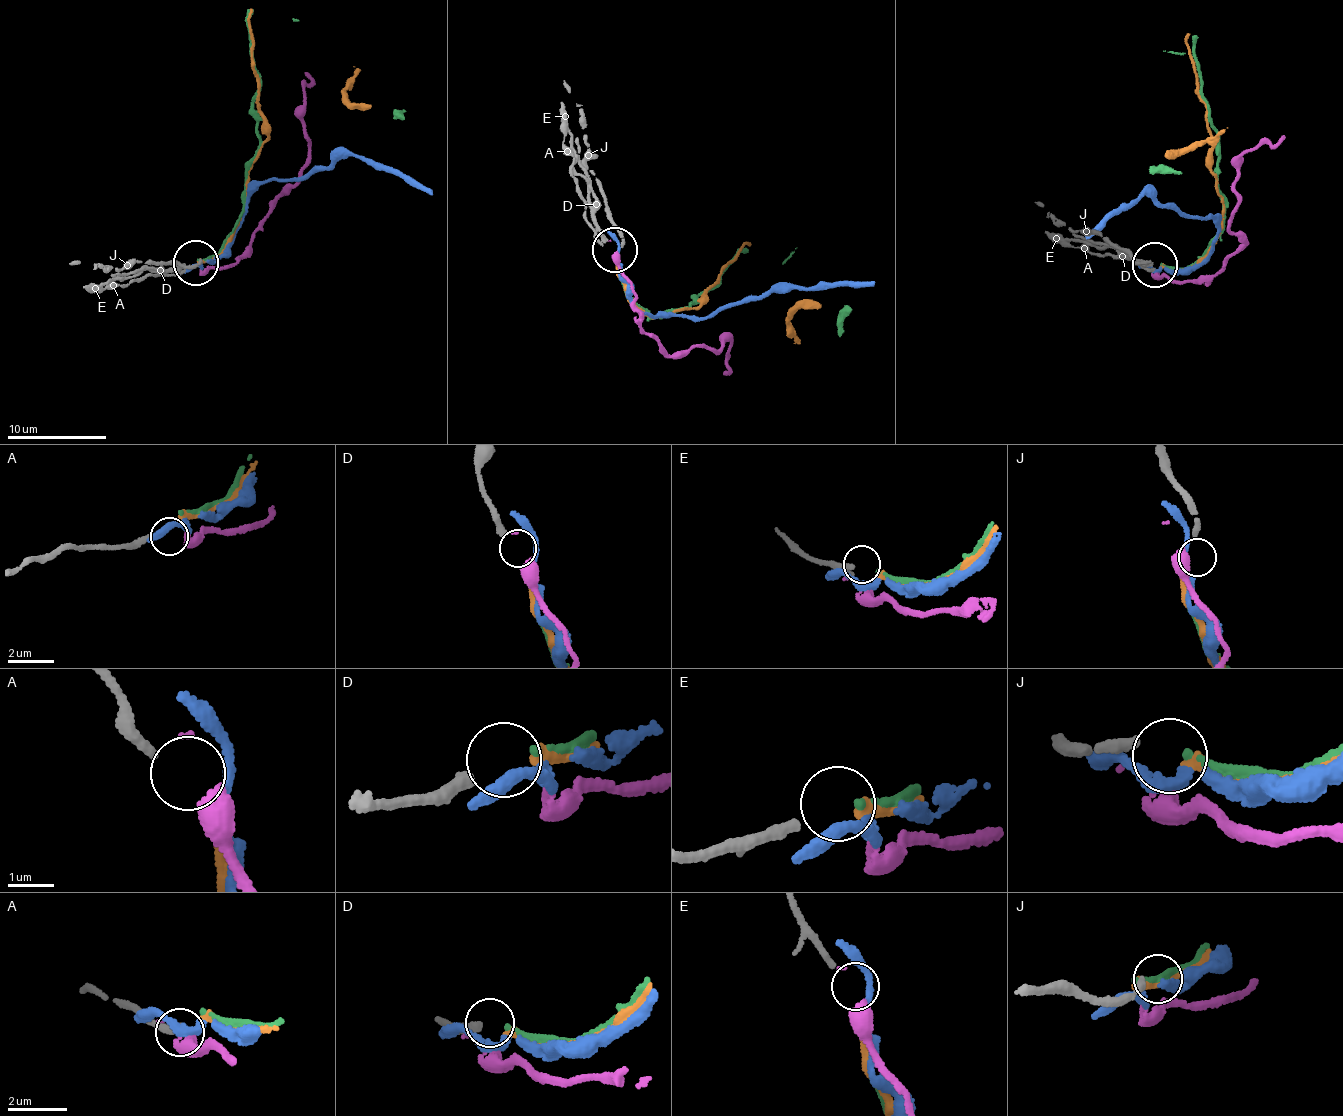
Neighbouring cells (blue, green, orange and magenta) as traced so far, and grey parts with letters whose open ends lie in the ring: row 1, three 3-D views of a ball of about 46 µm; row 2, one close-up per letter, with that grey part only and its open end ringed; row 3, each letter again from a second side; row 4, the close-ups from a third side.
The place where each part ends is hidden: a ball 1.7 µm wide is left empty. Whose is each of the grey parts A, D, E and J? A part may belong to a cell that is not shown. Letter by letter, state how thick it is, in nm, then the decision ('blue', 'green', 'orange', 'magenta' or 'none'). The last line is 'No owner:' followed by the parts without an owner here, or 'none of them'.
A: calibre 240 nm; none
D: calibre 280 nm; orange
E: calibre 200 nm; green
J: calibre 240 nm; none
No owner: A, J

